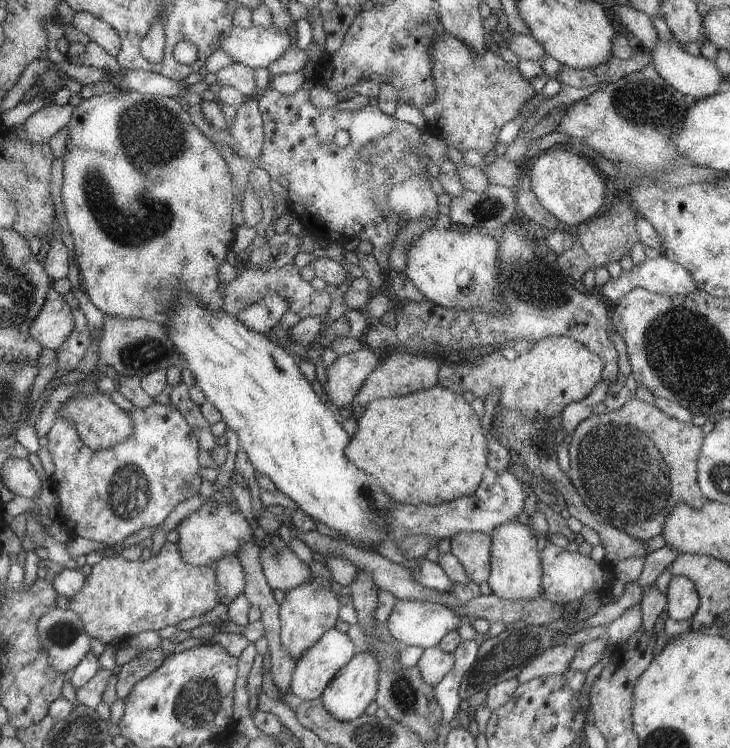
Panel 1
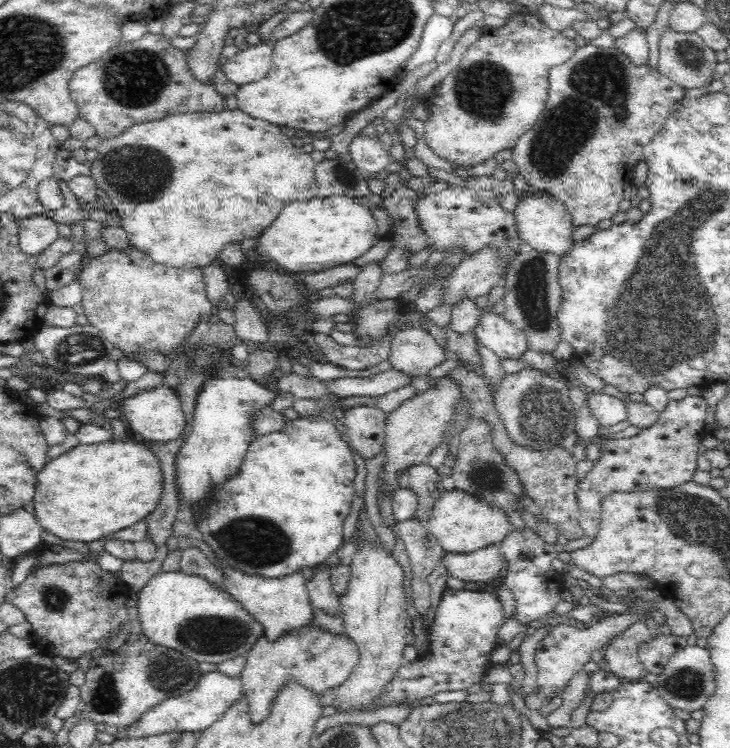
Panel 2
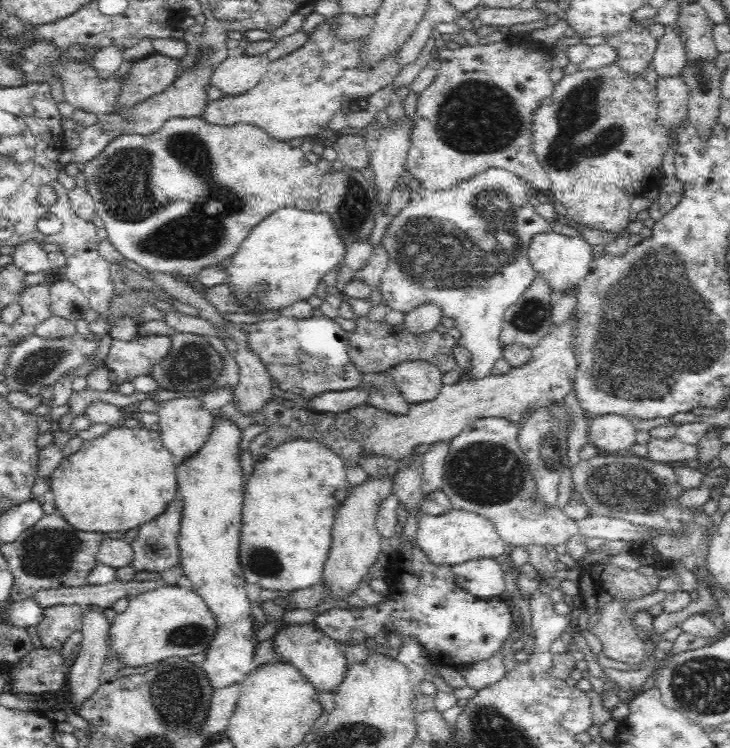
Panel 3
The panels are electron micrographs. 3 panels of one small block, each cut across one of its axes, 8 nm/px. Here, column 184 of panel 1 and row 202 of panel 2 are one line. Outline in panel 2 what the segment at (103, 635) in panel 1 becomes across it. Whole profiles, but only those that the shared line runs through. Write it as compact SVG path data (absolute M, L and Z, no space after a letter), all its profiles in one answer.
M586 43L563 64L549 70L548 98L540 121L522 134L513 146L513 162L530 187L548 192L565 206L573 226L595 226L618 212L624 186L630 182L634 166L643 160L643 150L659 133L670 115L672 104L684 97L687 89L678 86L656 68L634 65L614 46L598 48Z

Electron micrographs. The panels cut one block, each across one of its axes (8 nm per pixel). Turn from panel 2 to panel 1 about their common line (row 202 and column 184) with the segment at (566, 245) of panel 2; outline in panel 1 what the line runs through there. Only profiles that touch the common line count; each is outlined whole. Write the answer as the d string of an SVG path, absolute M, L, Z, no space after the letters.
M213 498L207 499L195 512L185 516L177 525L173 526L178 532L176 547L181 559L193 566L213 566L222 556L238 554L238 548L249 539L253 533L243 514L234 502L218 503Z

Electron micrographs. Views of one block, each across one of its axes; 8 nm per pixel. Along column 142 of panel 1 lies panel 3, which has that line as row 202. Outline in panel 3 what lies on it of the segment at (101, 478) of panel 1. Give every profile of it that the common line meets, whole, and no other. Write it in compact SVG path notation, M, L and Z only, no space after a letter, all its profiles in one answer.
M490 167L457 182L447 191L413 188L408 194L406 206L390 222L381 242L389 255L388 267L379 284L383 301L390 308L406 313L431 302L439 306L444 316L454 319L455 328L461 333L458 341L471 354L470 368L458 370L458 381L474 382L492 374L503 348L499 338L504 311L520 298L538 275L530 263L528 248L531 238L547 232L550 226L528 203L530 187L523 177L500 167Z

